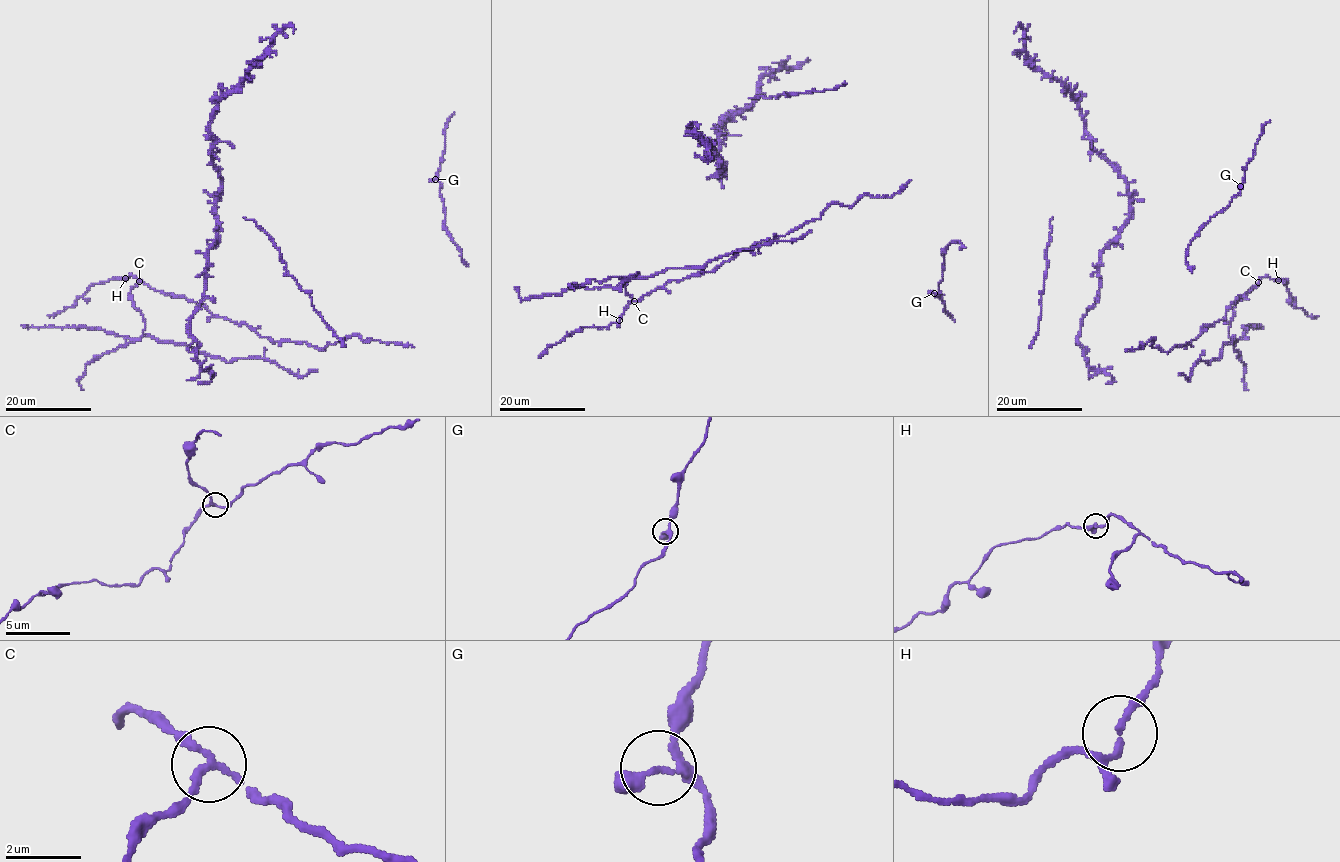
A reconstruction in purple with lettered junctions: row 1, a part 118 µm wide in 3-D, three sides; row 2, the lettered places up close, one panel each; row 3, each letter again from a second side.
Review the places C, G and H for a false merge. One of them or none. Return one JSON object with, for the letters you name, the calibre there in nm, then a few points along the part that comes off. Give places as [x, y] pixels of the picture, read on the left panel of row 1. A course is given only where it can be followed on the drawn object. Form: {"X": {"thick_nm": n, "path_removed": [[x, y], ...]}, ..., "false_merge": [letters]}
{"C": {"thick_nm": 180, "path_removed": [[139, 280], [130, 297], [144, 322], [138, 340], [188, 344], [227, 362], [265, 358], [299, 376], [318, 371]]}, "false_merge": ["C"]}

